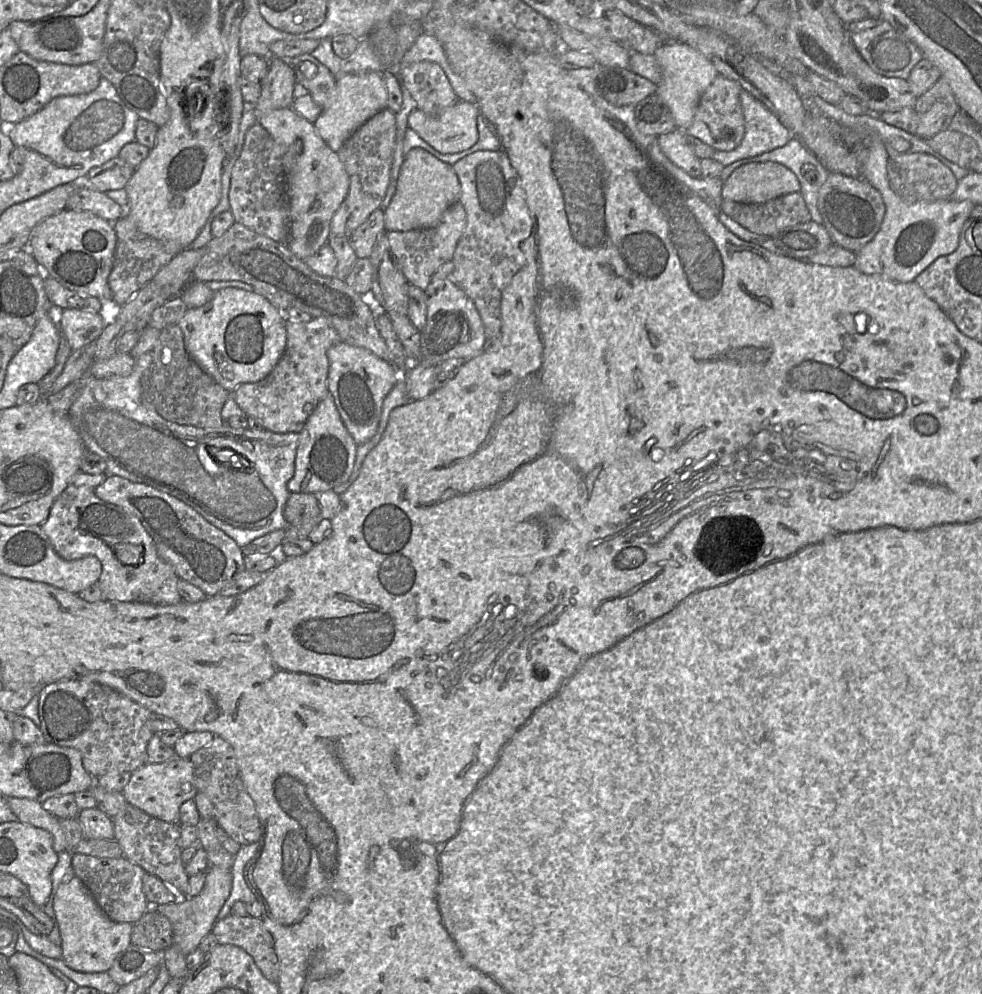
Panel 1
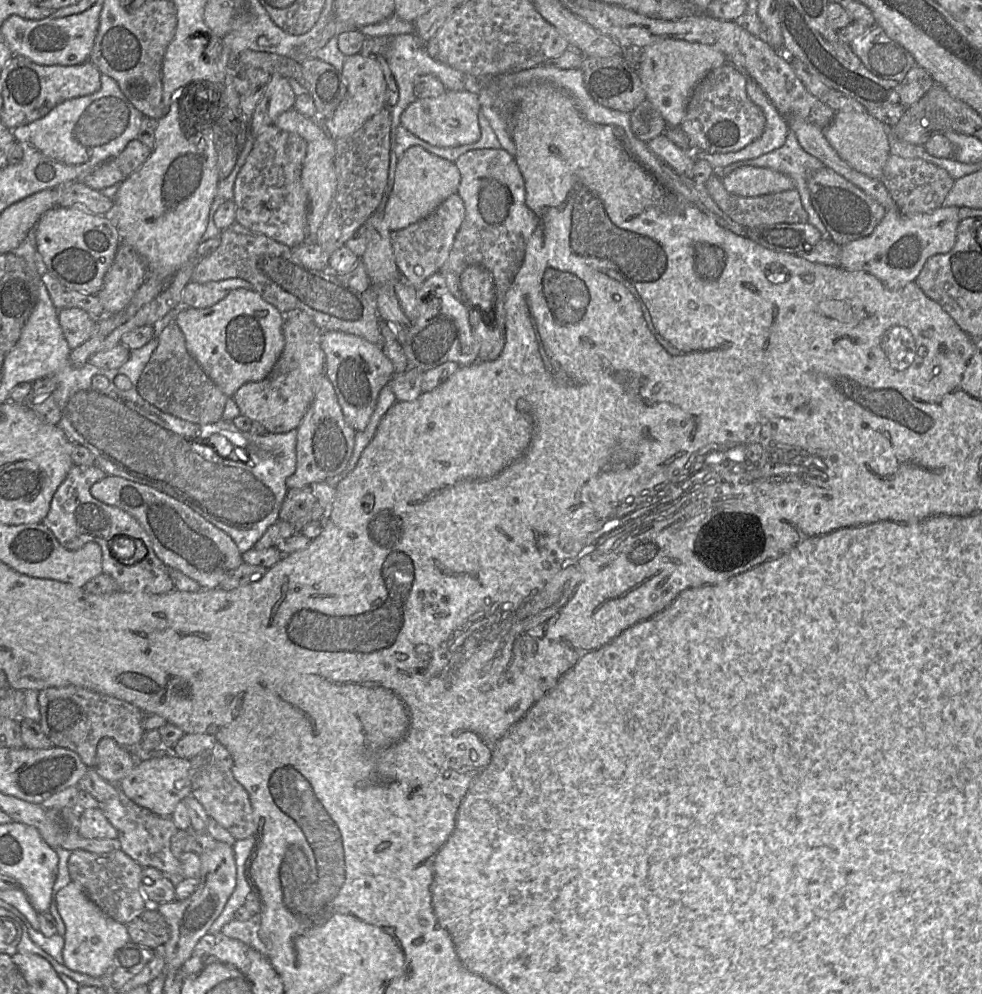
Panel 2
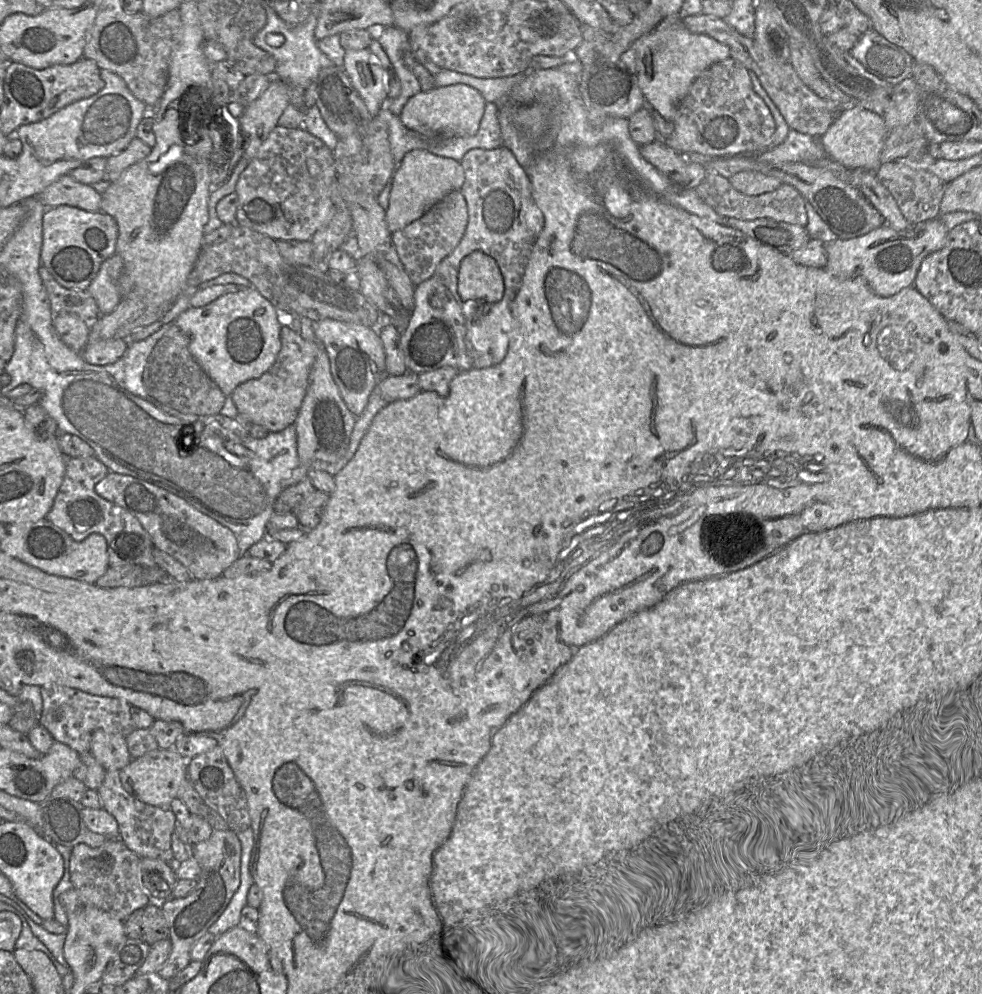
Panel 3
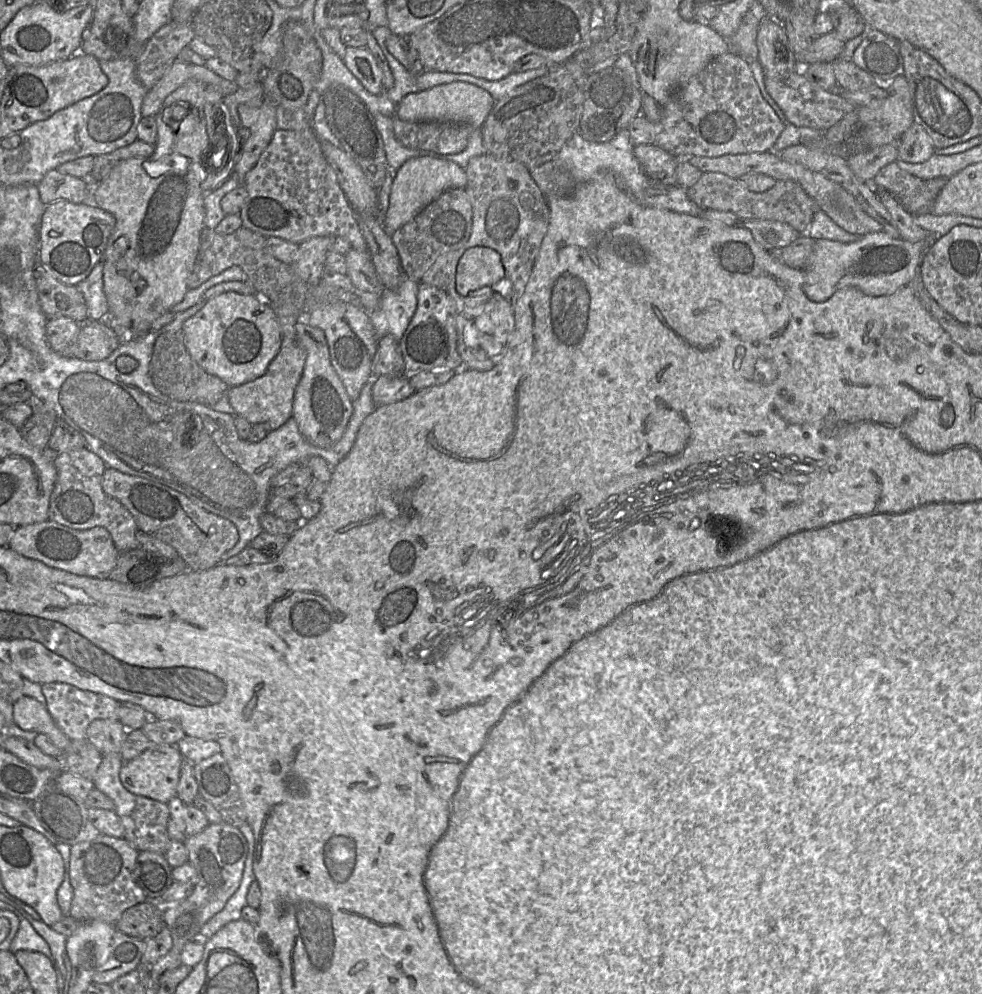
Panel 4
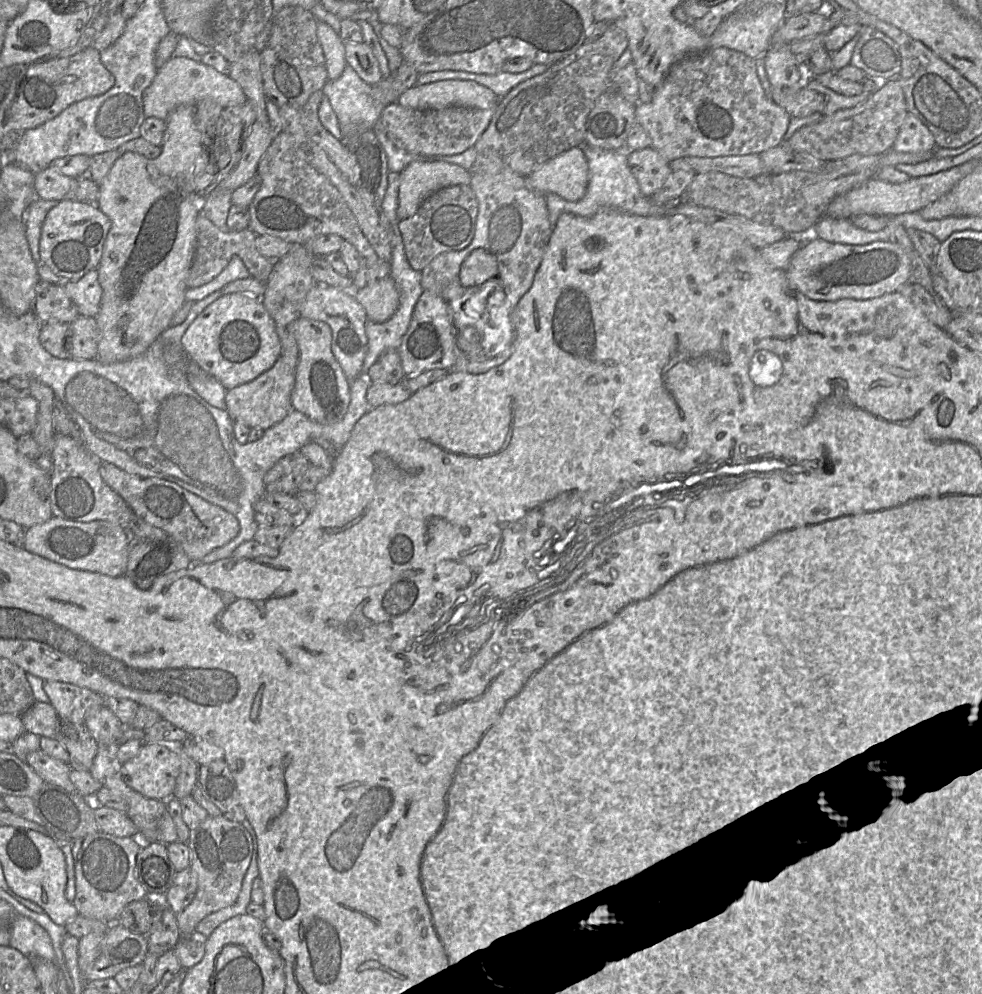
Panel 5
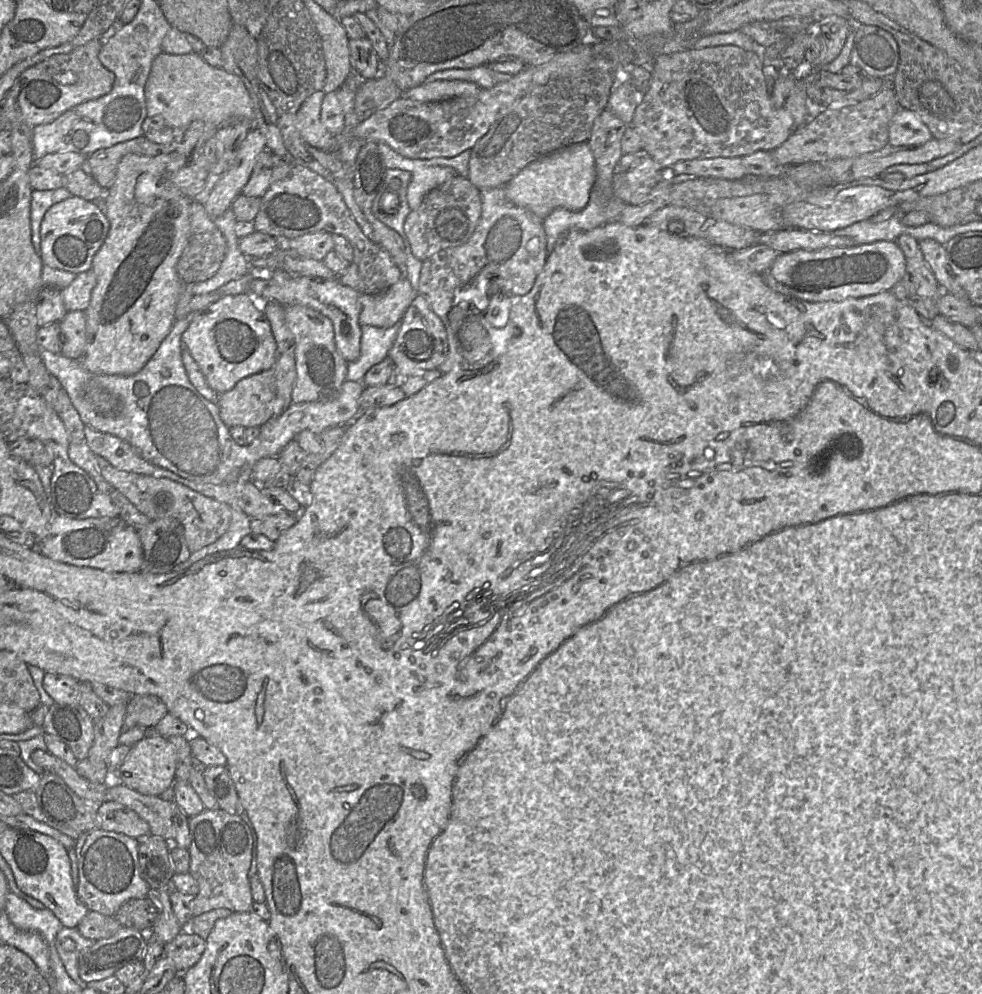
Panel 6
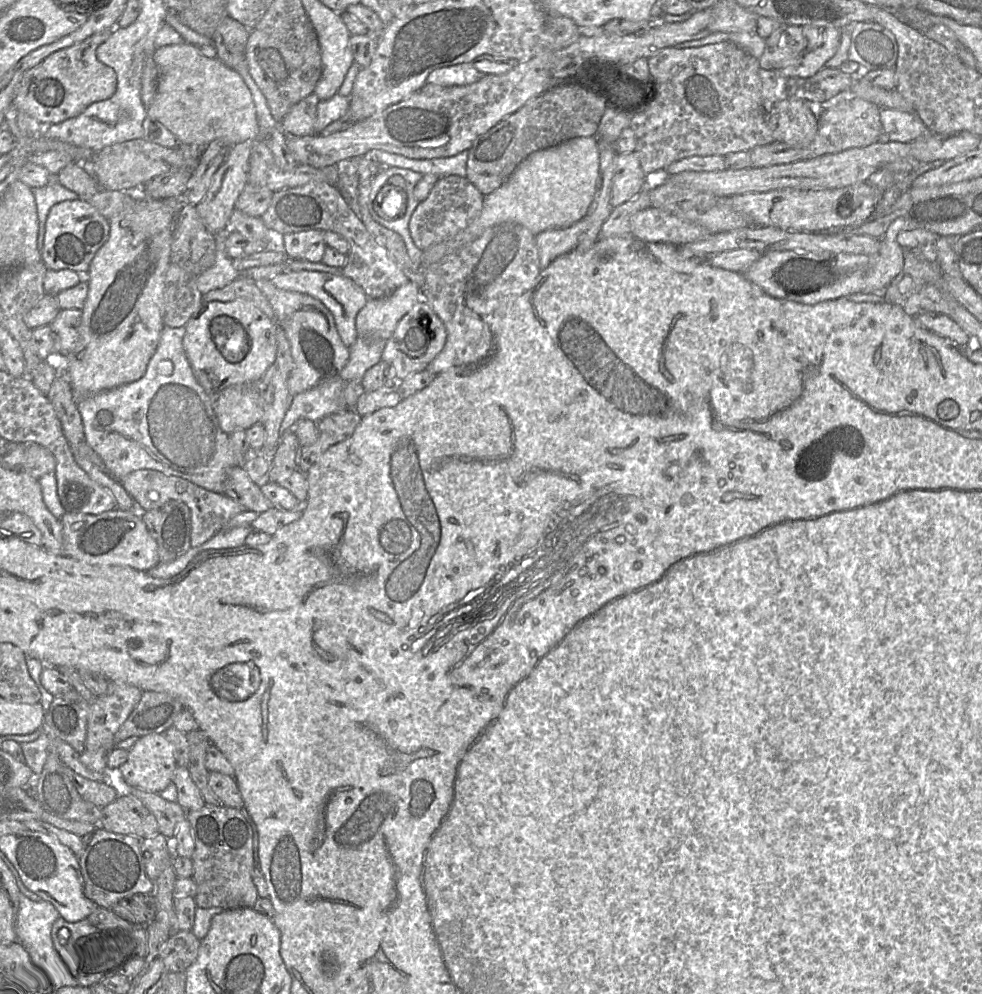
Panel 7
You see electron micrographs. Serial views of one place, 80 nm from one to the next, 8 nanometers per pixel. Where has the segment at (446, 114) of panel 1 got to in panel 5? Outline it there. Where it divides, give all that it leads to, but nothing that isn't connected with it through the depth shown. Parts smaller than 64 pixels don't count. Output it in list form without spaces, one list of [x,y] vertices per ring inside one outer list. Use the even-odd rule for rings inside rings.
[[[453,79],[414,85],[399,96],[397,103],[417,110],[441,109],[448,106],[488,109],[495,108],[498,100],[494,92],[481,84]]]

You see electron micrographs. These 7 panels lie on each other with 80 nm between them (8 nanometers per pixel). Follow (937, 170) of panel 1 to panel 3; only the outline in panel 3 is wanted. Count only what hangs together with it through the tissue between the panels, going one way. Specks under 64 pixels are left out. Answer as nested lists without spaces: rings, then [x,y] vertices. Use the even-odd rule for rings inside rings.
[[[898,161],[879,165],[875,171],[877,179],[889,190],[902,215],[911,224],[917,224],[941,215],[940,203],[946,183],[931,172],[913,169]]]

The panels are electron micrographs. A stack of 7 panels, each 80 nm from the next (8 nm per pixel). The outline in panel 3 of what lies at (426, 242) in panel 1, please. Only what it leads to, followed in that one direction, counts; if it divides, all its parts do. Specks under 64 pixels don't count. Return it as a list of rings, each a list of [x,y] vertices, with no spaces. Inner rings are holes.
[[[452,191],[429,208],[420,218],[402,230],[391,234],[391,242],[400,262],[414,286],[435,274],[438,264],[447,257],[461,241],[468,222],[466,201],[458,191]]]

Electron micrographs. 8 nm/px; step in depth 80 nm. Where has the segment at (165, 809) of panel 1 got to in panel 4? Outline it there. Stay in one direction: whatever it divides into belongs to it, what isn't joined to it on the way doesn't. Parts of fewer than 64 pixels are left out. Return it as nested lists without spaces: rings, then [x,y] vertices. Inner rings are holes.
[[[152,744],[136,758],[123,763],[120,770],[120,780],[123,786],[133,794],[169,803],[177,795],[182,765],[183,755],[177,746]]]

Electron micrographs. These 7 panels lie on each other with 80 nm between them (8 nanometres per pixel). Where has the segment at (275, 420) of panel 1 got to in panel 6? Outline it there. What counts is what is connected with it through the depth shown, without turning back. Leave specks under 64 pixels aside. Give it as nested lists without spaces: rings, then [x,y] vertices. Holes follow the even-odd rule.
[[[273,368],[240,380],[229,391],[219,395],[216,404],[219,415],[226,426],[244,428],[261,427],[273,417],[271,401],[275,394],[275,376]]]

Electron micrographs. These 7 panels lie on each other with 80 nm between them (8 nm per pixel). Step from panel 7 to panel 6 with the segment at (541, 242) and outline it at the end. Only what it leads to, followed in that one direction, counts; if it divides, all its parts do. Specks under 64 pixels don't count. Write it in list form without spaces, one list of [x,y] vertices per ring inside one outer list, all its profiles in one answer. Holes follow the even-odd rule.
[[[594,184],[589,201],[582,210],[570,211],[561,207],[554,209],[543,219],[547,256],[568,231],[588,231],[605,223],[618,221],[626,206],[614,194],[603,193]]]

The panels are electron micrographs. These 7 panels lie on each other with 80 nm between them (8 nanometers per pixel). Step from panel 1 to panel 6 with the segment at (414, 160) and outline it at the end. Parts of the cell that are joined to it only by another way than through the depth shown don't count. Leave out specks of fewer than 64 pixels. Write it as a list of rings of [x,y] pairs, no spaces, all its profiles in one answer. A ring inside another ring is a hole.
[[[429,166],[412,172],[407,187],[407,201],[411,210],[417,209],[423,198],[434,188],[458,175],[451,167]]]

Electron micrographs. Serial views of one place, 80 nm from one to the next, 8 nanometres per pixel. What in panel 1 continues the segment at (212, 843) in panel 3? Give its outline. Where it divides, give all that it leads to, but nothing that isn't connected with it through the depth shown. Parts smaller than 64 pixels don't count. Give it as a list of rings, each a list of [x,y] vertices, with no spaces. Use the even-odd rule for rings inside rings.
[[[208,866],[206,880],[201,892],[192,898],[180,898],[169,904],[153,905],[147,903],[147,910],[156,908],[157,912],[166,916],[173,927],[173,943],[177,945],[182,953],[187,956],[194,951],[202,939],[211,932],[217,916],[225,901],[230,895],[232,888],[232,871],[221,869],[218,866]]]

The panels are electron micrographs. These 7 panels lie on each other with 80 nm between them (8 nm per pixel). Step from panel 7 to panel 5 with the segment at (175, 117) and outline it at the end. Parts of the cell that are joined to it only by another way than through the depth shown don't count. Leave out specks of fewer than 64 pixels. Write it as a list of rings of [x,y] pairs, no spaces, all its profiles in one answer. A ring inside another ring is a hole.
[[[174,56],[157,69],[151,85],[145,89],[143,93],[144,116],[166,121],[169,114],[177,107],[195,106],[204,99],[213,100],[222,108],[239,106],[247,102],[241,87],[229,75],[222,74],[202,62]]]

